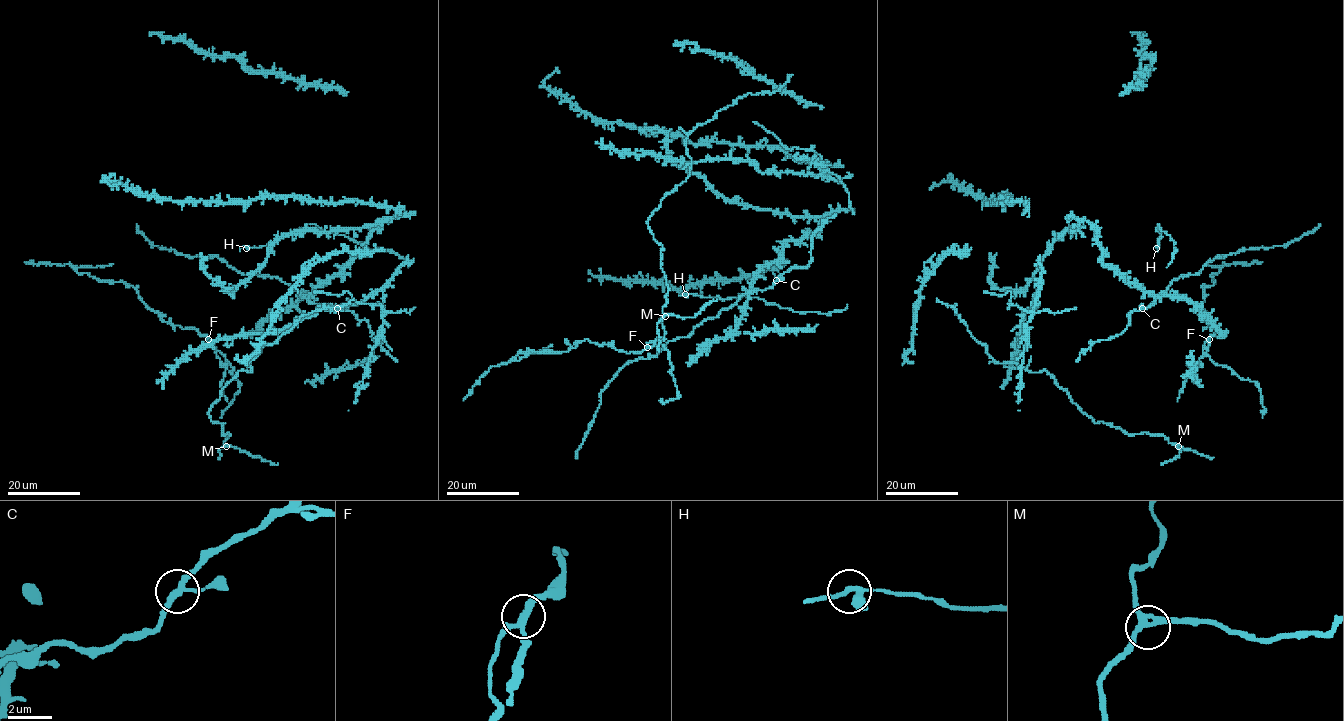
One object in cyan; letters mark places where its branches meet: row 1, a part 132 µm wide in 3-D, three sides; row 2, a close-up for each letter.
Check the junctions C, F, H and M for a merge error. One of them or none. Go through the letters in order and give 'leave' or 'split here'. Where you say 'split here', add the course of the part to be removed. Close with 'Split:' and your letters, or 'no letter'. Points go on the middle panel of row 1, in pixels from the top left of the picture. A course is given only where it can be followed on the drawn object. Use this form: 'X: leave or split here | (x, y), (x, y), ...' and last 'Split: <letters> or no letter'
C: leave
F: split here | (646, 346), (648, 342), (664, 336), (665, 328), (660, 322), (665, 315)
H: leave
M: leave
Split: F

